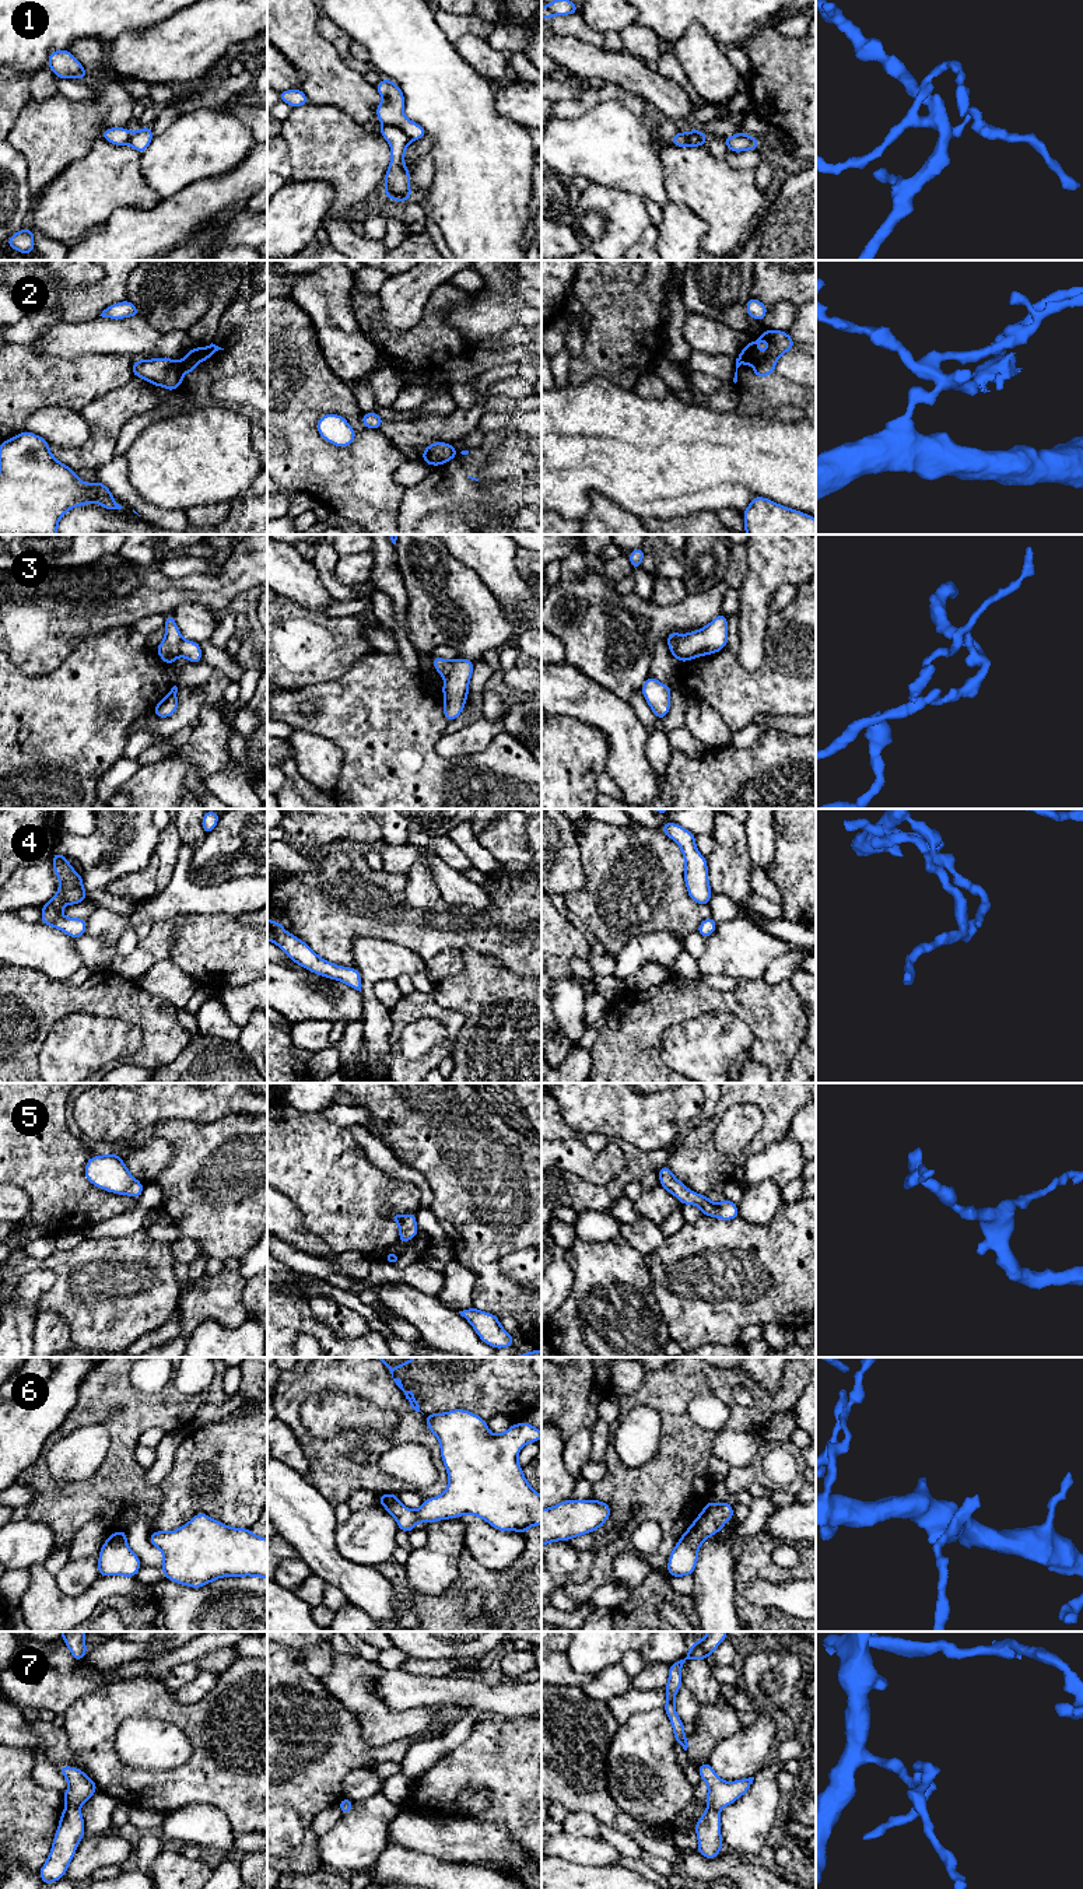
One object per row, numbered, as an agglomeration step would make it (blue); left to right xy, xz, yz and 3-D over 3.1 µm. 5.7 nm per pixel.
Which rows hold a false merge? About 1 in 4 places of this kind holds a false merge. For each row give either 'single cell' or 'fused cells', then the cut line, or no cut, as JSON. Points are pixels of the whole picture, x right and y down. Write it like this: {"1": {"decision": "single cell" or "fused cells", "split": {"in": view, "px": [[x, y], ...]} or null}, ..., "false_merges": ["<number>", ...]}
{"1": {"decision": "single cell", "split": null}, "2": {"decision": "fused cells", "split": {"in": "xy", "px": [[179, 361], [179, 378], [182, 381]]}}, "3": {"decision": "fused cells", "split": {"in": "xz", "px": [[454, 661], [454, 669], [445, 679]]}}, "4": {"decision": "single cell", "split": null}, "5": {"decision": "single cell", "split": null}, "6": {"decision": "single cell", "split": null}, "7": {"decision": "fused cells", "split": {"in": "xy", "px": [[66, 1805], [79, 1808]]}}, "false_merges": ["2", "3", "7"]}

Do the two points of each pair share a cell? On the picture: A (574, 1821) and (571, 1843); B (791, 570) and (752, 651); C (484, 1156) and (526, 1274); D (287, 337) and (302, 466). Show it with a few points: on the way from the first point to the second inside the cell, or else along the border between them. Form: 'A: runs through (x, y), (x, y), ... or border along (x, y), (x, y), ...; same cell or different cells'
A: border along (564, 1830), (575, 1836), (600, 1836); different cells
B: runs through (768, 585), (754, 599), (752, 628); same cell
C: border along (526, 1247), (500, 1261), (501, 1271), (517, 1283); different cells
D: runs through (287, 370), (287, 434); same cell

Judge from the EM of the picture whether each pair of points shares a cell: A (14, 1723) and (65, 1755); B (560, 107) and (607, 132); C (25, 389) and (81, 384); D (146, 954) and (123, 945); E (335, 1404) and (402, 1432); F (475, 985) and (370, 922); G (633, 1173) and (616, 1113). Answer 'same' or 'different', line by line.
A: same
B: different
C: same
D: different
E: different
F: different
G: different

